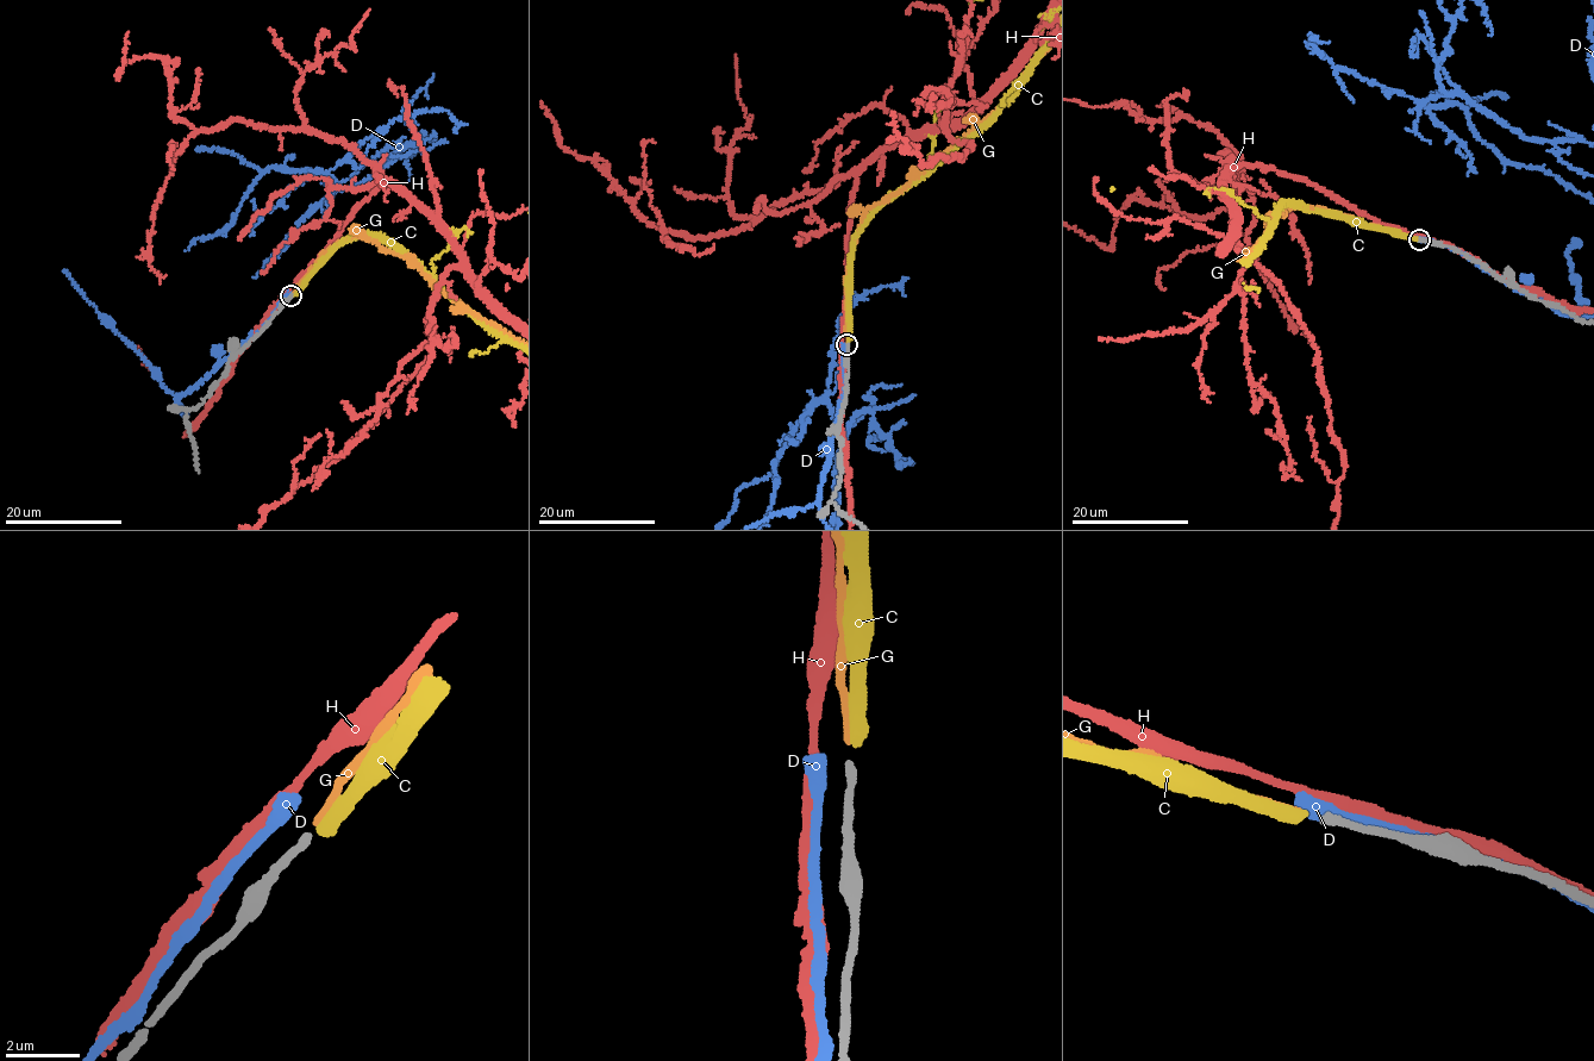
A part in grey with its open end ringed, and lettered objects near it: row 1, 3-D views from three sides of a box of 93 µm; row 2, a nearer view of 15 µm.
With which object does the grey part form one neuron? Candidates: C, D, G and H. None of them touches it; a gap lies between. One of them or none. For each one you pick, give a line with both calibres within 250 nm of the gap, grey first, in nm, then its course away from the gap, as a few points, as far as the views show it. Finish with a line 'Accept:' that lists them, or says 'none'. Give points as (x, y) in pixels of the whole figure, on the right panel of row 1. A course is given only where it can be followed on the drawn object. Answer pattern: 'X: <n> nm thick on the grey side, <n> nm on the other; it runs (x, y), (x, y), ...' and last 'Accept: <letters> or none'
G: 200 nm thick on the grey side, 190 nm on the other
Accept: G

